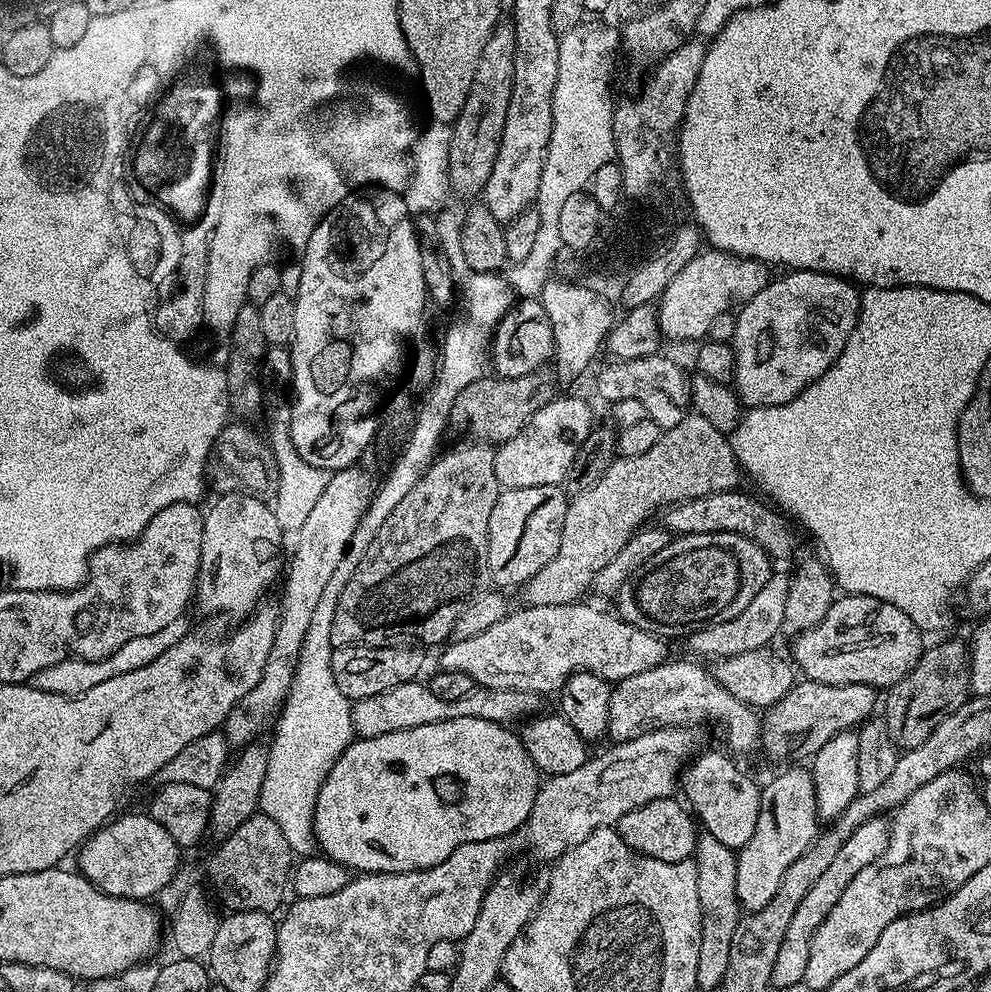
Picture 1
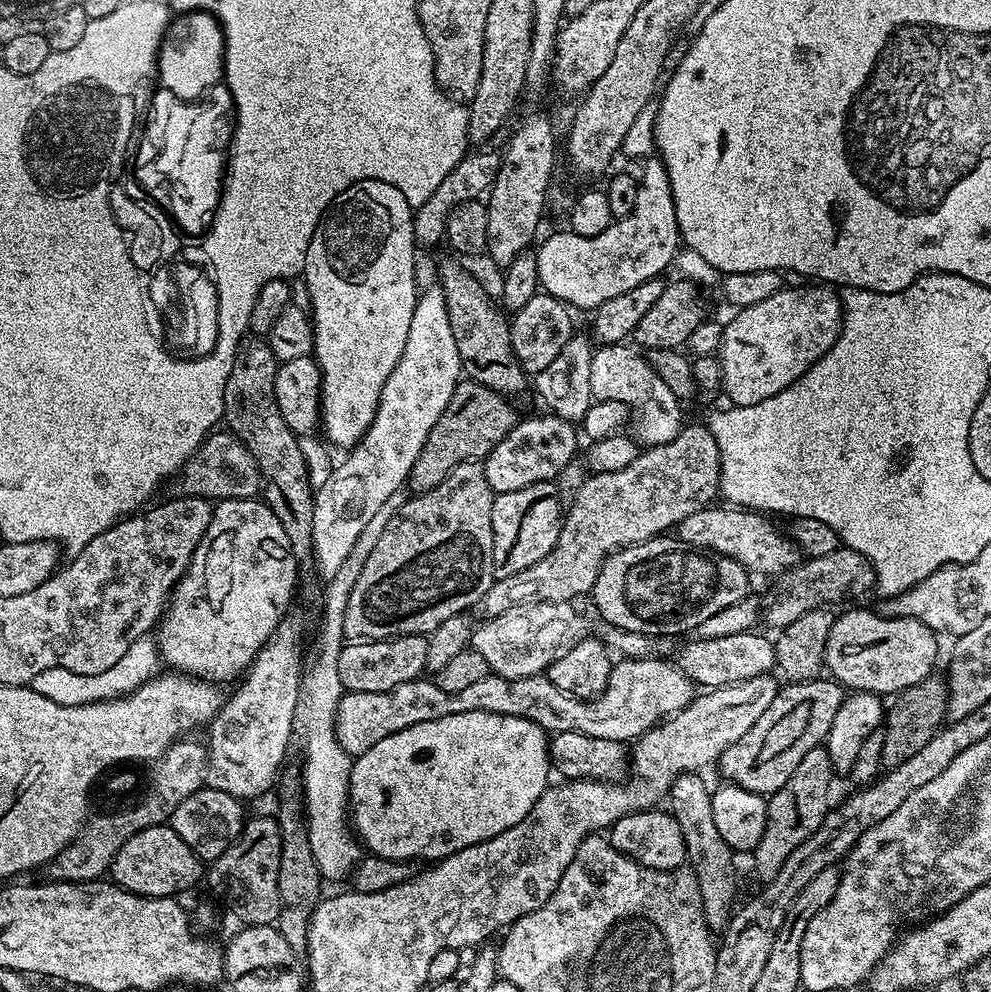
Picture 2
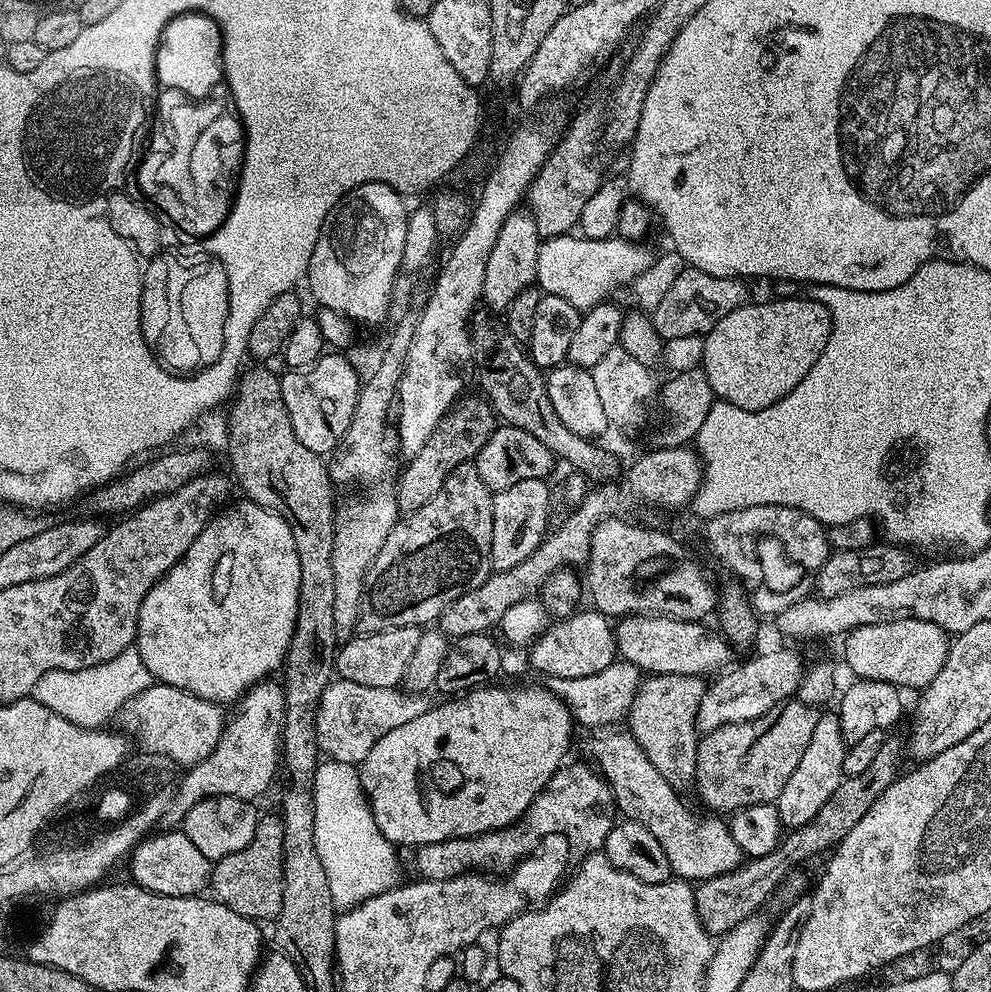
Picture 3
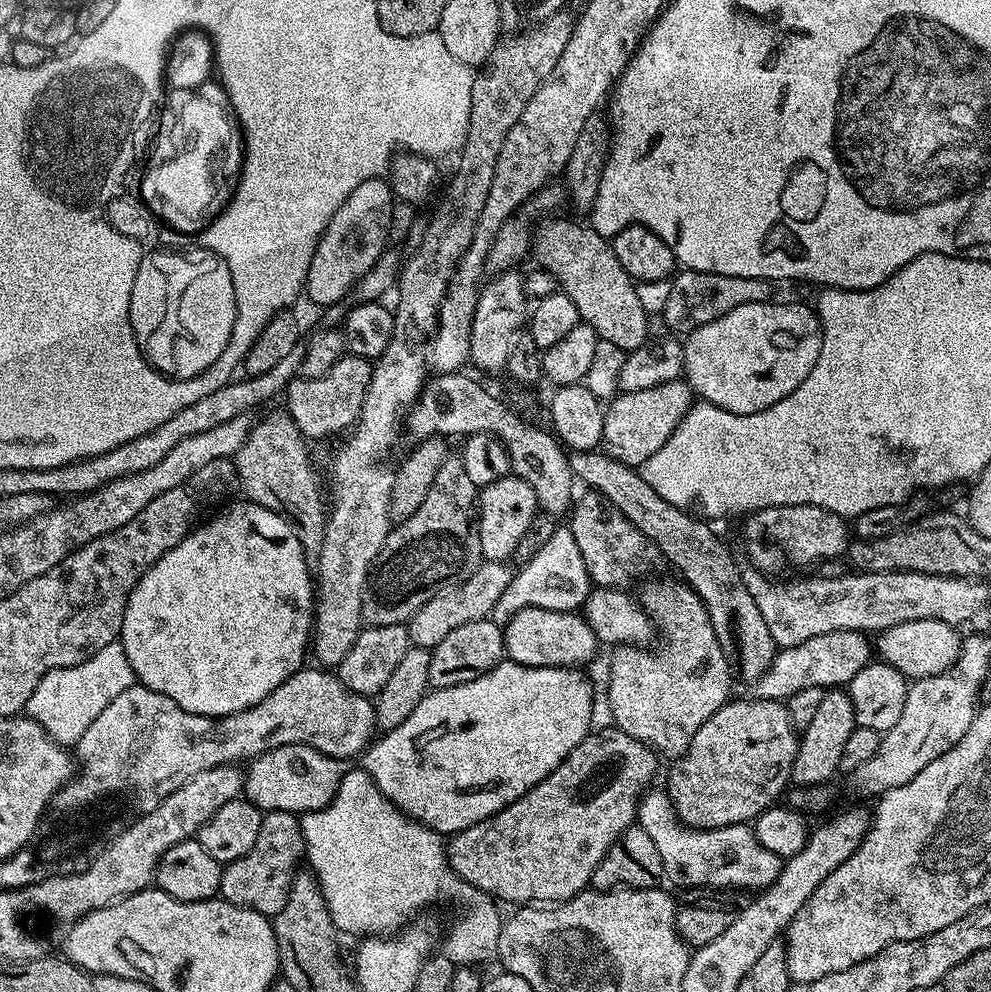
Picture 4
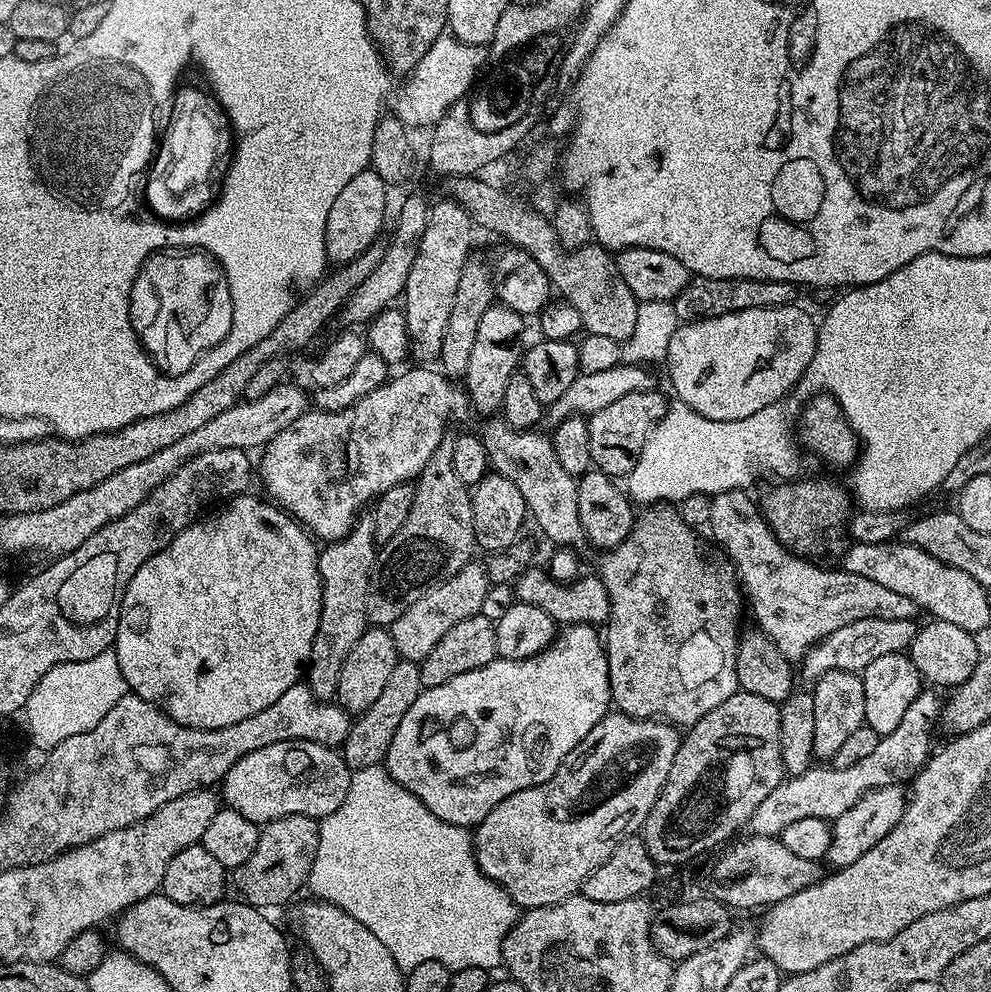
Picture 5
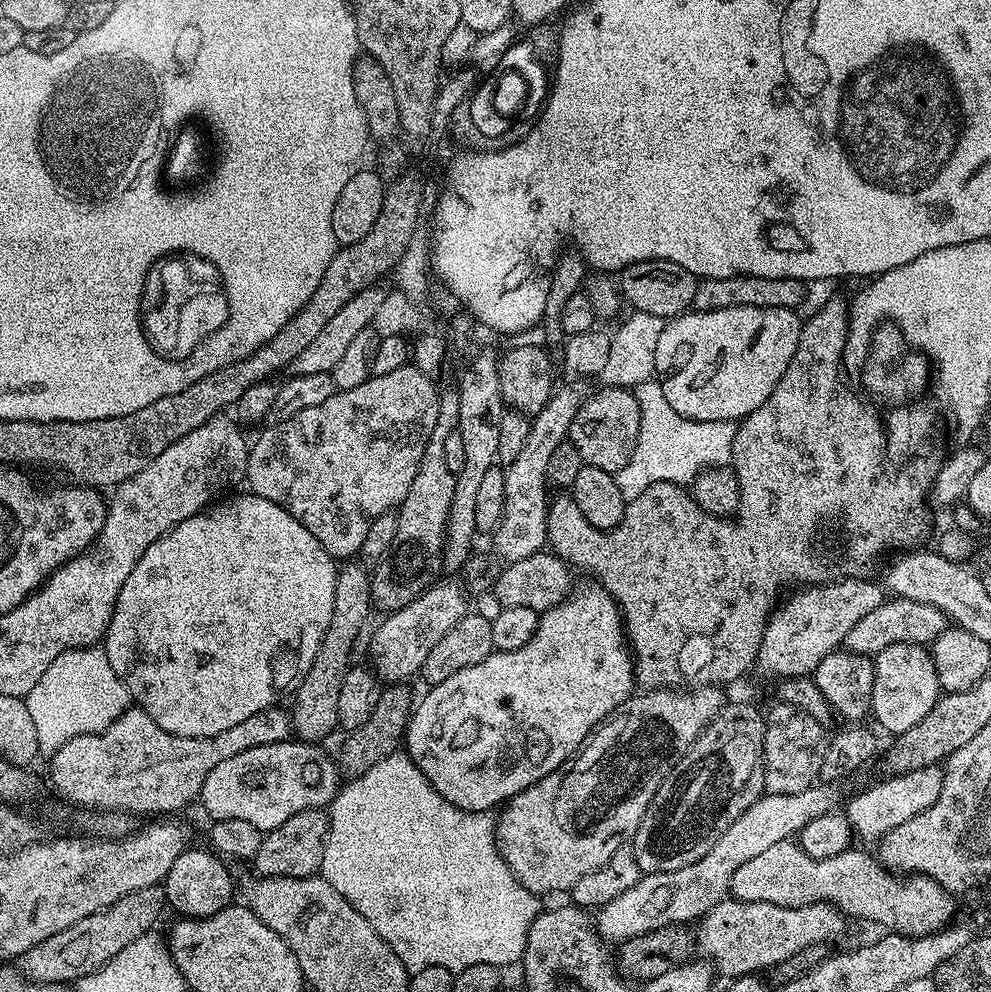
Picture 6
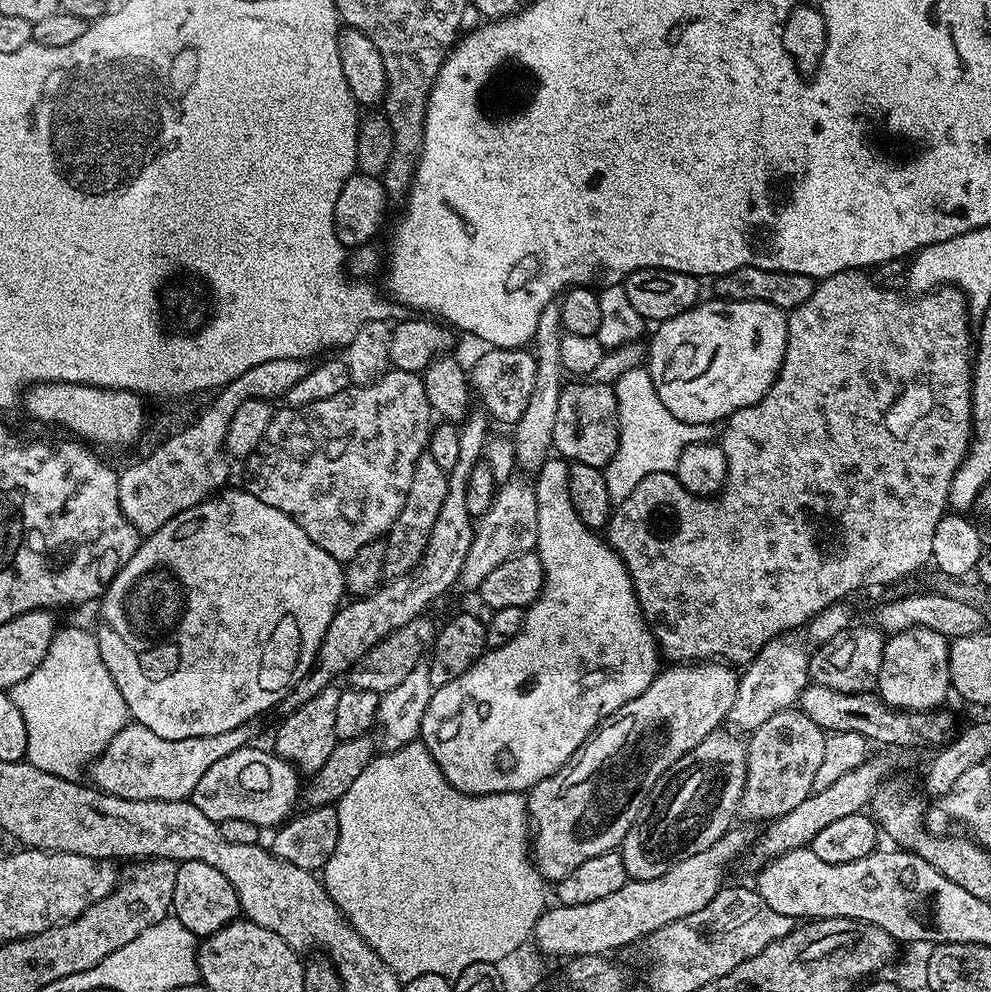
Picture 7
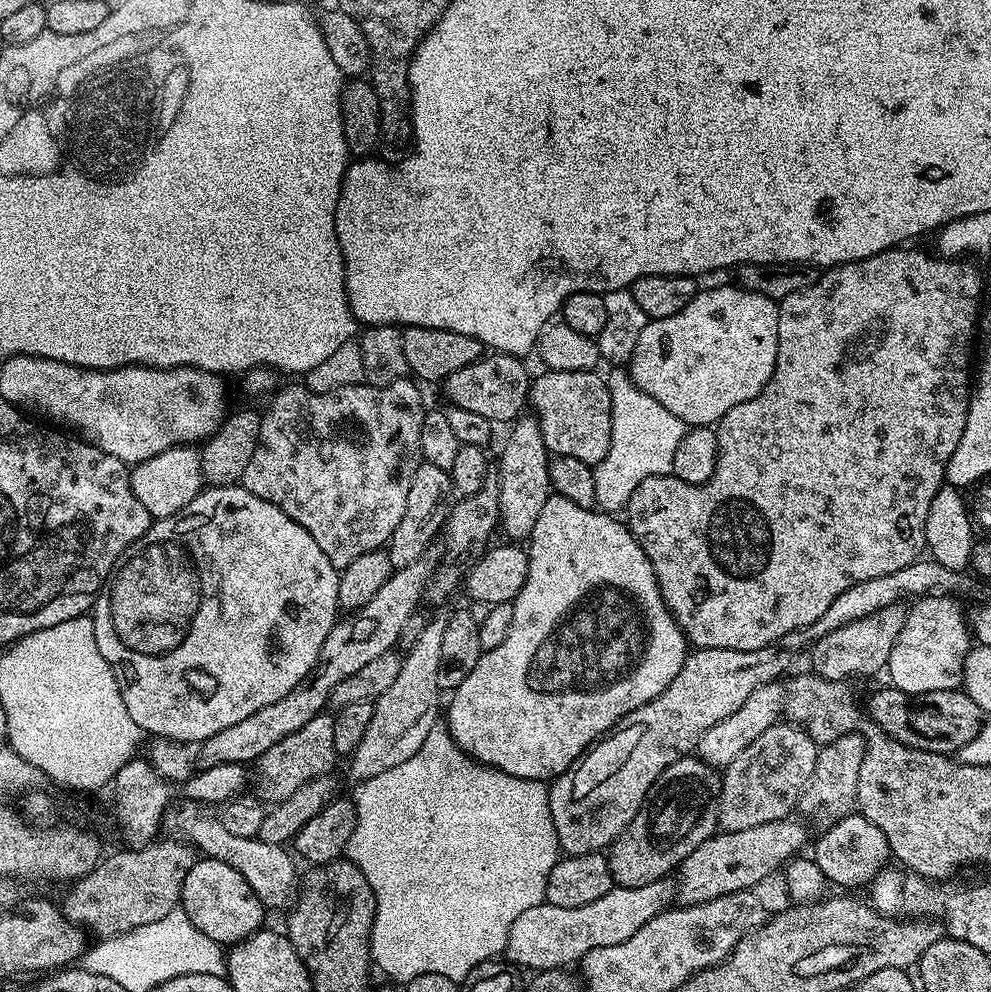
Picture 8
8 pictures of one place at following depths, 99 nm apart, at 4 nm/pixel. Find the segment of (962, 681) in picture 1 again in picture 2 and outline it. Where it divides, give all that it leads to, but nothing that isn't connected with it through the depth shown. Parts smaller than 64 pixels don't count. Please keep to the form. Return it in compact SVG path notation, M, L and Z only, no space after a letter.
M943 675L927 676L922 682L906 690L895 693L886 708L882 725L884 741L882 742L881 769L897 768L906 758L918 754L930 738L934 738L945 723L948 714L948 682Z

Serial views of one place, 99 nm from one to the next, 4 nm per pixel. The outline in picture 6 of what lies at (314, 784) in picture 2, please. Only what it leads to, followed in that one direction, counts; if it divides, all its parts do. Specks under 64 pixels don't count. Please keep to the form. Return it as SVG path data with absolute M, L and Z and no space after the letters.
M397 750L382 758L382 762L370 766L366 774L348 780L336 793L330 805L328 837L319 875L323 876L326 882L330 882L330 886L334 886L334 890L338 890L338 894L342 894L342 898L346 898L346 902L350 902L350 906L354 906L354 910L358 910L358 914L362 914L362 918L370 922L370 926L374 926L376 933L390 945L394 954L398 954L402 966L410 974L426 970L426 966L442 966L455 974L479 964L505 966L504 964L512 964L515 960L517 963L523 957L530 926L542 910L541 897L526 890L526 886L522 886L522 882L518 882L516 875L506 866L496 846L496 821L497 817L492 812L467 812L446 802L446 798L442 798L442 794L434 790L426 774L422 774L422 770L418 770L416 763L408 757L407 751Z

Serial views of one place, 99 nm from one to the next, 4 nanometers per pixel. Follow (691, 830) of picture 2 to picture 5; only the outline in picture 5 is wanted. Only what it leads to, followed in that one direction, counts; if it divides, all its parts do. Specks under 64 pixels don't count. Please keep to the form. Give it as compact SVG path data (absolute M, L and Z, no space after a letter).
M660 502L655 506L648 506L644 512L632 521L630 534L613 548L607 549L600 560L598 575L602 586L606 586L606 594L610 598L611 616L608 618L606 631L602 640L605 652L608 654L608 673L610 674L610 690L612 691L612 704L615 711L625 712L627 716L633 716L639 720L655 720L657 718L673 725L691 726L697 724L703 716L710 714L714 706L722 706L726 698L730 698L738 691L738 670L736 669L736 655L740 645L742 627L740 628L740 600L742 604L742 588L738 583L736 573L731 563L720 560L707 560L704 557L704 548L696 537L696 532L675 512L675 507Z

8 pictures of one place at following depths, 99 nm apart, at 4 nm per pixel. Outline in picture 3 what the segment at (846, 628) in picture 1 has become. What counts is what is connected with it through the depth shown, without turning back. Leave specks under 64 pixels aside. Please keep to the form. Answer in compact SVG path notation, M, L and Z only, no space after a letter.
M899 620L898 622L886 622L874 626L858 626L853 632L843 637L844 660L853 673L853 677L862 680L885 680L888 684L895 684L901 690L916 688L923 690L938 675L938 670L946 662L946 654L950 643L949 633L943 632L934 622L922 622L921 620Z

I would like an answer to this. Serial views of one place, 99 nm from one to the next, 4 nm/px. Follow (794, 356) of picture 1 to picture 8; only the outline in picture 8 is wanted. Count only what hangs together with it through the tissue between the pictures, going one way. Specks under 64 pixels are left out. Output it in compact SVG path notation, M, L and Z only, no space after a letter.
M729 284L697 291L695 298L670 318L649 320L630 359L632 381L654 402L662 402L670 414L682 418L686 426L719 424L726 410L734 410L738 402L750 402L774 374L778 358L777 301Z

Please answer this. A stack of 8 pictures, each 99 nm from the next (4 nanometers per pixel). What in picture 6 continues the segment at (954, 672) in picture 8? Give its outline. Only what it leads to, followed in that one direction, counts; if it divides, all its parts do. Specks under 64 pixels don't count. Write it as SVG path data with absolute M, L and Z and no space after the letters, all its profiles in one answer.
M922 644L886 646L886 650L882 650L874 657L872 665L874 666L874 694L870 709L871 719L876 719L886 731L892 732L891 734L910 730L910 726L918 726L918 722L922 722L922 718L926 718L926 714L930 714L934 702L942 695L931 651Z

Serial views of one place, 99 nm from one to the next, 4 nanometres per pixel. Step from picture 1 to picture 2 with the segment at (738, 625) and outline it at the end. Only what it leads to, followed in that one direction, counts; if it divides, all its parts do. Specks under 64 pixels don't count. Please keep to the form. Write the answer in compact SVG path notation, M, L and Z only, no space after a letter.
M838 547L834 554L822 554L822 558L808 558L796 565L796 567L783 573L779 577L780 593L776 596L773 604L765 603L762 608L763 623L768 623L773 630L779 630L790 626L790 622L795 622L797 618L802 618L810 610L821 606L837 606L843 600L848 600L851 596L860 596L863 592L872 592L876 582L876 571L872 569L872 564L862 554L846 547Z

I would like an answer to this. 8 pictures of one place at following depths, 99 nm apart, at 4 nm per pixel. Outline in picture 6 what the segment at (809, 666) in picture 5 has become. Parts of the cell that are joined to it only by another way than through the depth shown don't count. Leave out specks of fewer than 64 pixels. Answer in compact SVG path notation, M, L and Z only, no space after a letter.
M897 596L886 598L871 614L859 620L846 634L843 647L854 654L875 657L886 646L895 644L922 644L930 646L950 626L949 616L942 610L923 602L914 602L908 598Z

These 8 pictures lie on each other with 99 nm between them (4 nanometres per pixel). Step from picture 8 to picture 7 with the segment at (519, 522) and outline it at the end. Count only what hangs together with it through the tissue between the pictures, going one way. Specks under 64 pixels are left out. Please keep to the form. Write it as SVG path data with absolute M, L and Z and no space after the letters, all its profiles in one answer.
M557 301L547 304L535 328L532 339L532 353L535 358L535 384L530 400L526 404L520 419L512 426L517 465L523 469L537 471L548 459L552 448L552 434L558 412L558 398L564 385L564 367L561 364L561 338L564 335L561 326L561 310Z

